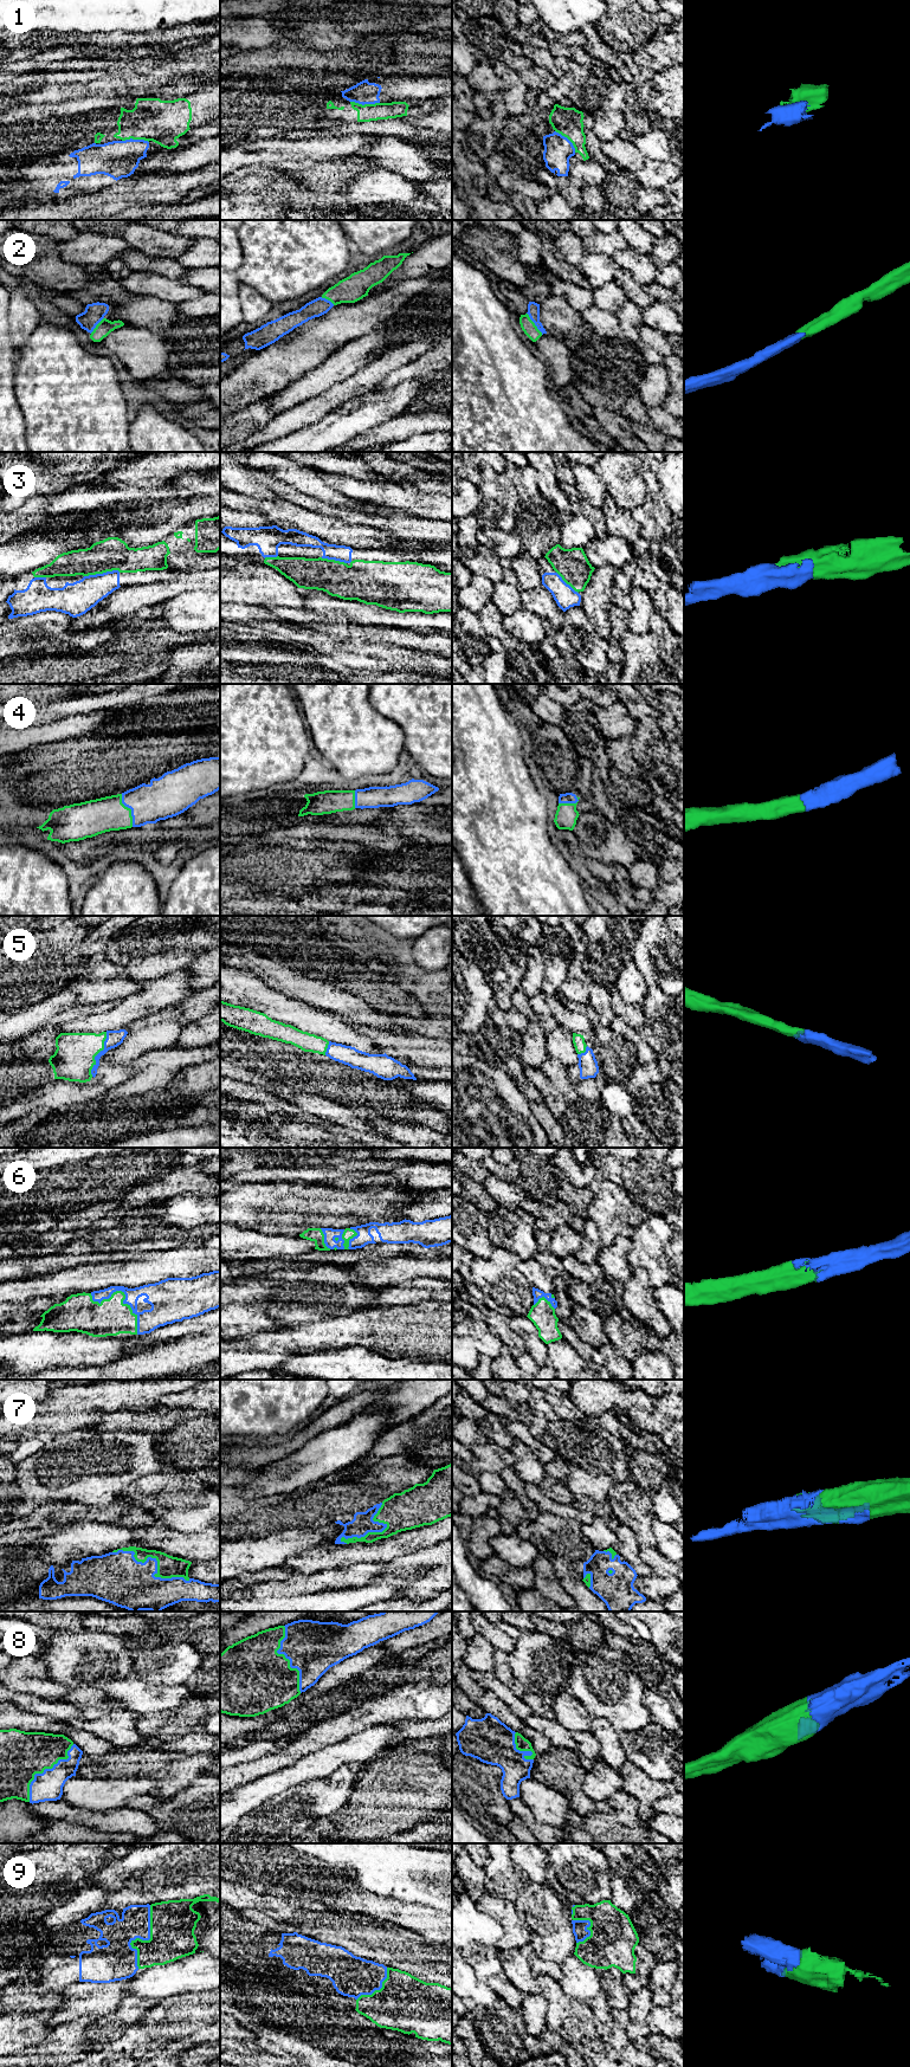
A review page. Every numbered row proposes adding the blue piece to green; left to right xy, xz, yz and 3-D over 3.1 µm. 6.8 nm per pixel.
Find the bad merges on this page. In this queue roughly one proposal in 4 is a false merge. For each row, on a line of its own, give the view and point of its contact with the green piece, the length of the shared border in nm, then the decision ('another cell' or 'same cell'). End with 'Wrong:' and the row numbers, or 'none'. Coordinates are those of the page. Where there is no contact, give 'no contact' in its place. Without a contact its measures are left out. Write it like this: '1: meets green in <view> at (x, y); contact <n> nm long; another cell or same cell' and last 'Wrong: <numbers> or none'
1: meets green in xz at (365, 104); contact 200 nm long; another cell
2: meets green in yz at (534, 323); contact 190 nm long; same cell
3: meets green in xy at (102, 573); contact 260 nm long; same cell
4: meets green in xy at (130, 809); contact 240 nm long; same cell
5: meets green in xy at (97, 1053); contact 320 nm long; same cell
6: meets green in xy at (124, 1296); contact 420 nm long; same cell
7: meets green in xy at (157, 1562); contact 550 nm long; same cell
8: meets green in xy at (44, 1769); contact 500 nm long; same cell
9: meets green in xy at (143, 1940); contact 440 nm long; same cell
Wrong: 1

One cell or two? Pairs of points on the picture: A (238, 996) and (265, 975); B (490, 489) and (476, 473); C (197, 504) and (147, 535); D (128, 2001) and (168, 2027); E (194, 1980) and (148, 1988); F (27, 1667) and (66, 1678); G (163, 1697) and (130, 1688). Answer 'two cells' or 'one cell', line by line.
A: two cells
B: two cells
C: one cell
D: two cells
E: one cell
F: two cells
G: one cell

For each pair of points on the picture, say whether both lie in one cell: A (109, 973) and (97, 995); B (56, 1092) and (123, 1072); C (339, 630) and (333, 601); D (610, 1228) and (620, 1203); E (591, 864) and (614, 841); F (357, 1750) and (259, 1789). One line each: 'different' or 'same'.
A: same
B: same
C: different
D: same
E: different
F: same

